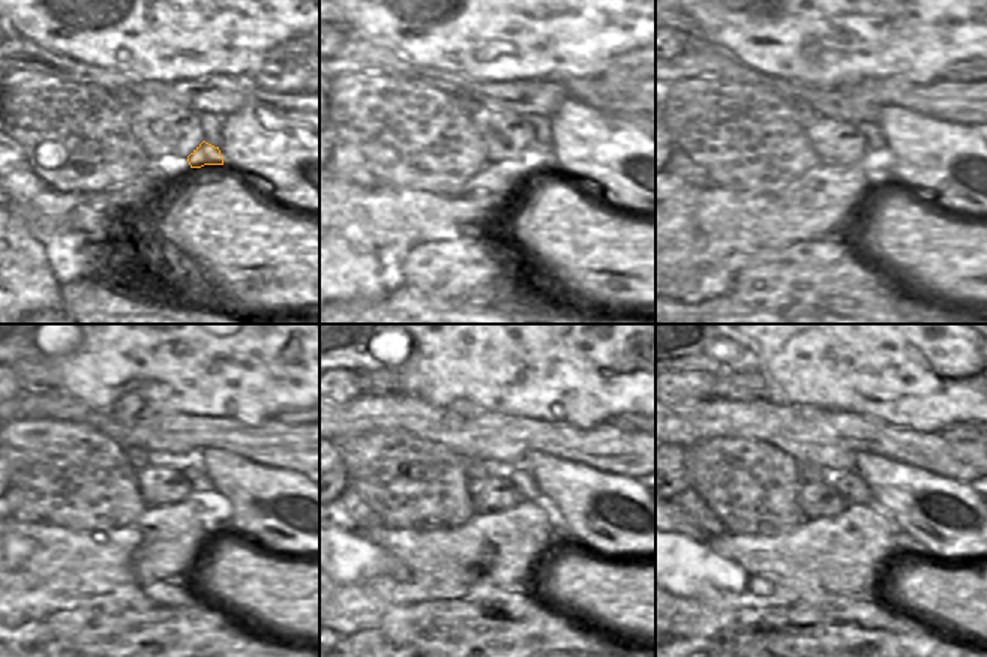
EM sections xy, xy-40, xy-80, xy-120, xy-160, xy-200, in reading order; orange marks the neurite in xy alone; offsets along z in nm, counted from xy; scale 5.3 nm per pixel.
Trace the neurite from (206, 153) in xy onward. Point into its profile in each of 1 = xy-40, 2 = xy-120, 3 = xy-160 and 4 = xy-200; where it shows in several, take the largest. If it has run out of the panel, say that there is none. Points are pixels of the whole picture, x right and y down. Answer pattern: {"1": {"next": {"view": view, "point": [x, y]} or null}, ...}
{"1": {"next": {"view": "xy-40", "point": [539, 156]}}, "2": {"next": {"view": "xy-120", "point": [218, 506]}}, "3": {"next": {"view": "xy-160", "point": [551, 509]}}, "4": {"next": {"view": "xy-200", "point": [873, 504]}}}

